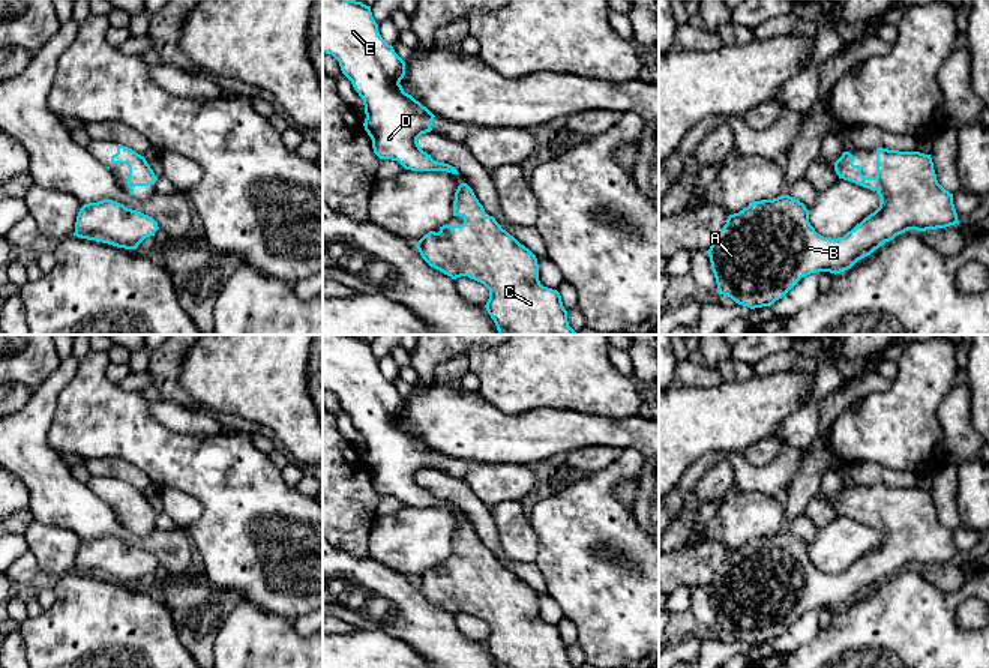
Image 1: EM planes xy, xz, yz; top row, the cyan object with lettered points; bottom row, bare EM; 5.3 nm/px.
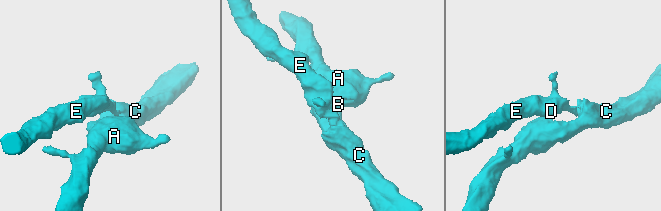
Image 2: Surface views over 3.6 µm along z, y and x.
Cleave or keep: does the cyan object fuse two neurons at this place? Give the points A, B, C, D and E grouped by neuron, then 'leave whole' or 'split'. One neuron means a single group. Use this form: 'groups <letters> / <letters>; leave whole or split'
groups A B C D E; leave whole

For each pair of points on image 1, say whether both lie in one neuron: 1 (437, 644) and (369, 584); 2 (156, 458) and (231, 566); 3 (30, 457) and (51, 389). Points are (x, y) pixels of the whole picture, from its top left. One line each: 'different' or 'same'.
1: same
2: same
3: same

